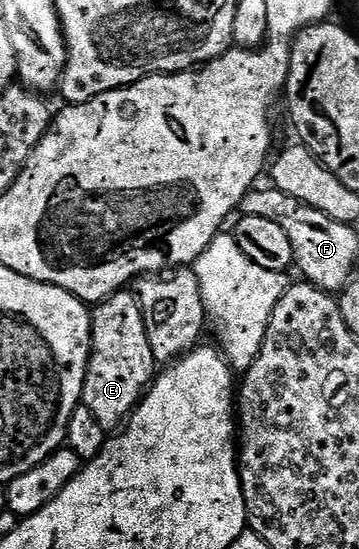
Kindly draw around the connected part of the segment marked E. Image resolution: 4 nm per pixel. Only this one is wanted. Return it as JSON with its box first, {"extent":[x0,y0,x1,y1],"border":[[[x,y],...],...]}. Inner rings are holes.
{"extent":[81,290,155,430],"border":[[[122,290],[100,301],[91,312],[91,351],[81,395],[81,403],[99,418],[99,426],[117,430],[128,421],[155,379],[153,367],[153,351],[138,297]]]}

